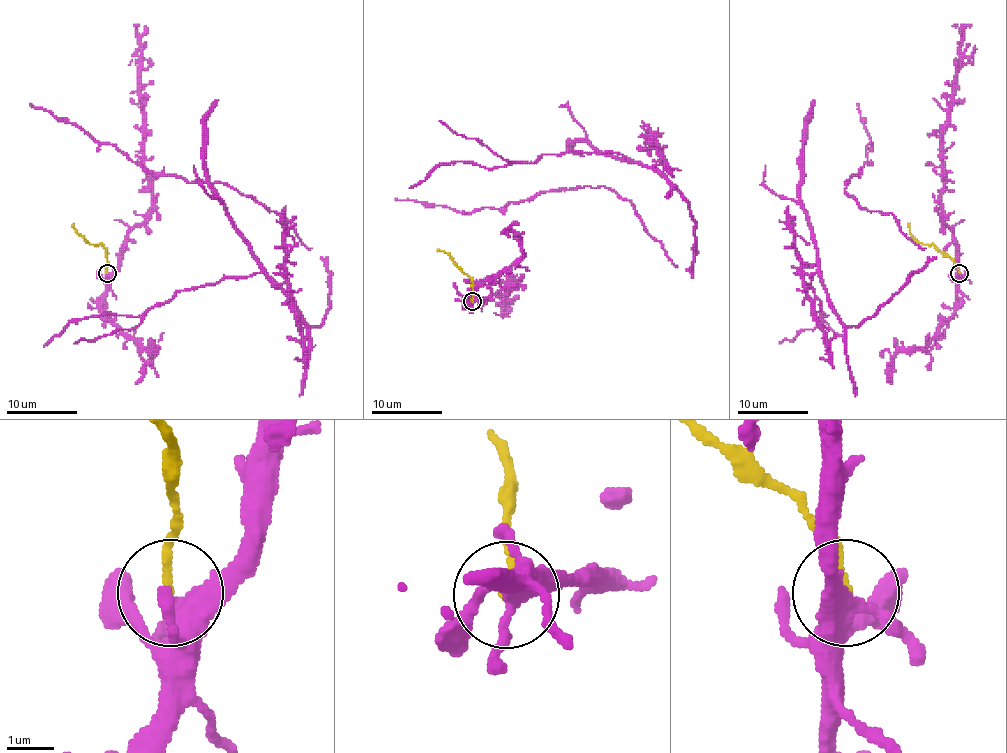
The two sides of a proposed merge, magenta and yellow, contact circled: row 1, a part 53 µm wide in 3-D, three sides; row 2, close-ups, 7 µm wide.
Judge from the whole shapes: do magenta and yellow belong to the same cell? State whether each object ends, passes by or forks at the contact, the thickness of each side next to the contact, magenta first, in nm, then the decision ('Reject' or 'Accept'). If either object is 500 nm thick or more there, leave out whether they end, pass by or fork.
At the ring magenta forks. At the ring yellow ends. Thickness 320 nm (magenta) against 180 nm. Reject

